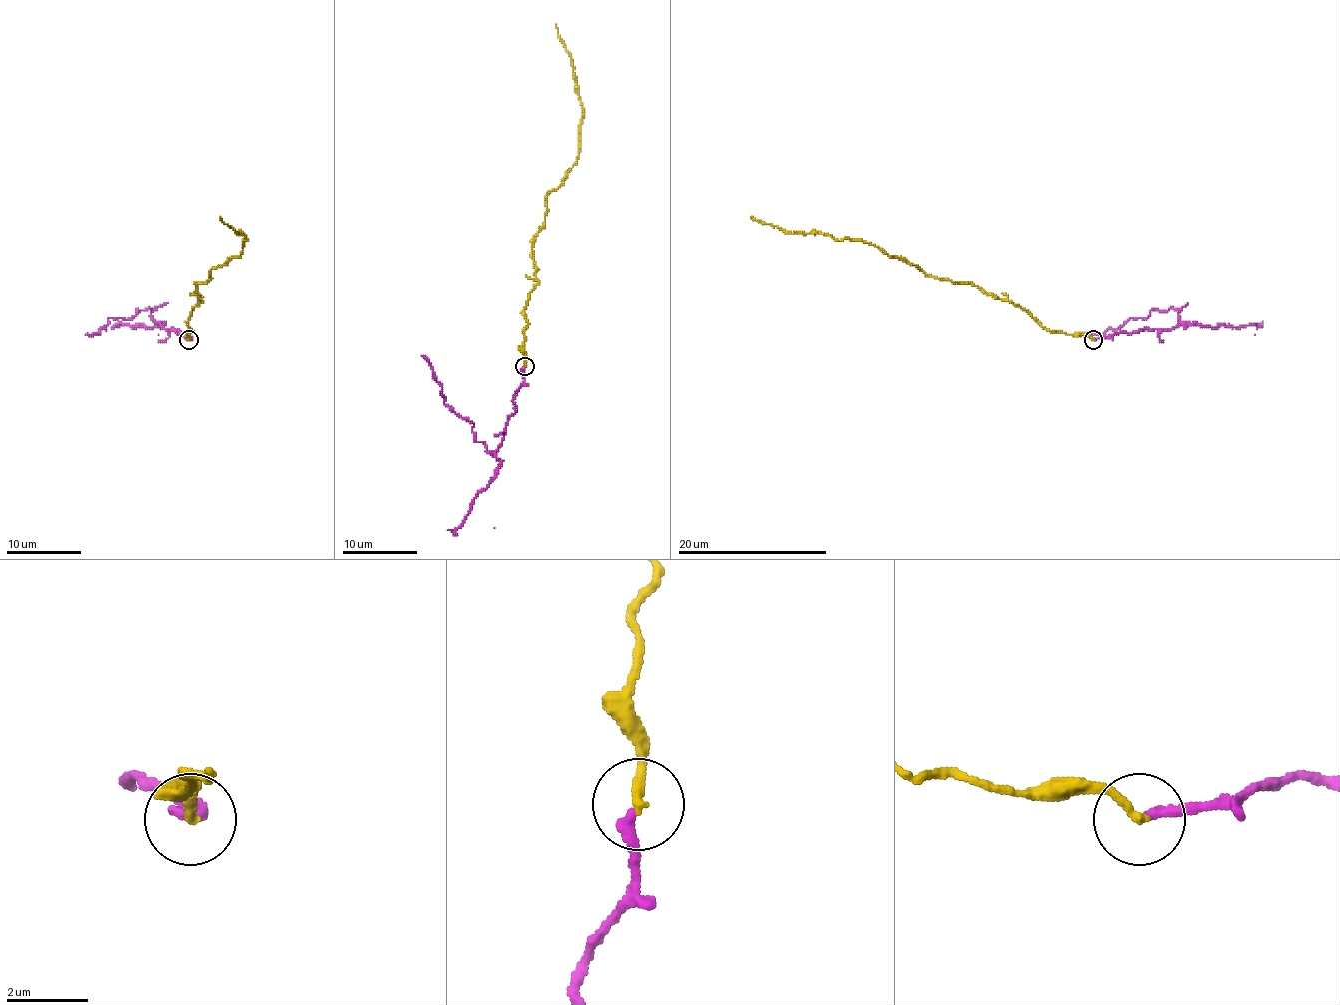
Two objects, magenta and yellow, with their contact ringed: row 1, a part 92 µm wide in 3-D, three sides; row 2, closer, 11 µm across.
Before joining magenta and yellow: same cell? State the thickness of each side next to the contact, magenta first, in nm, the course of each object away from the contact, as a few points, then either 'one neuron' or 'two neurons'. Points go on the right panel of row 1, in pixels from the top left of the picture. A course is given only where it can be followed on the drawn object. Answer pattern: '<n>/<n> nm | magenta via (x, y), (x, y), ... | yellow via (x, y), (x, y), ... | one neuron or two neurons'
280/240 nm | magenta via (1094, 340), (1170, 329), (1178, 323), (1178, 312), (1152, 310), (1144, 319), (1131, 317), (1101, 334), (1082, 334) | yellow via (1094, 340), (1047, 331), (1009, 301), (923, 272), (861, 241), (787, 233), (751, 216) | two neurons

